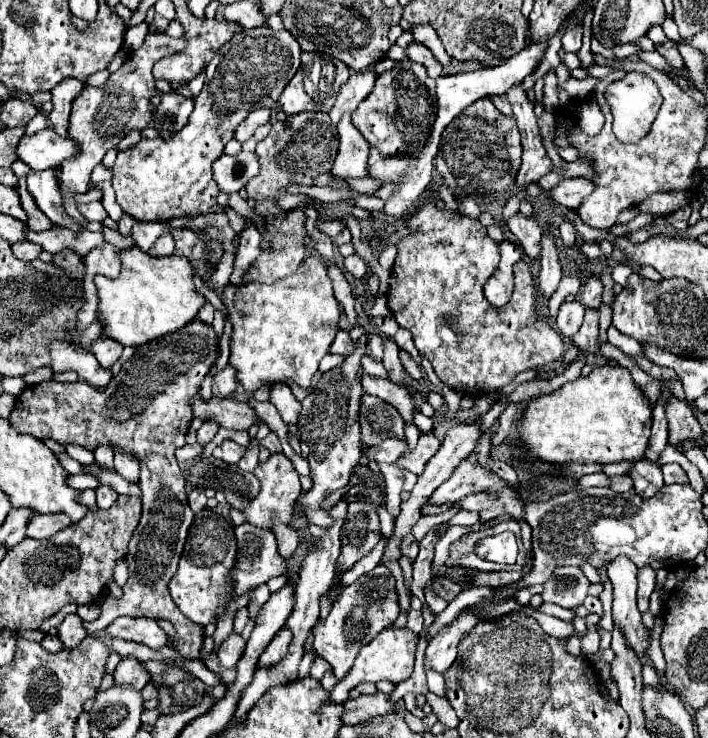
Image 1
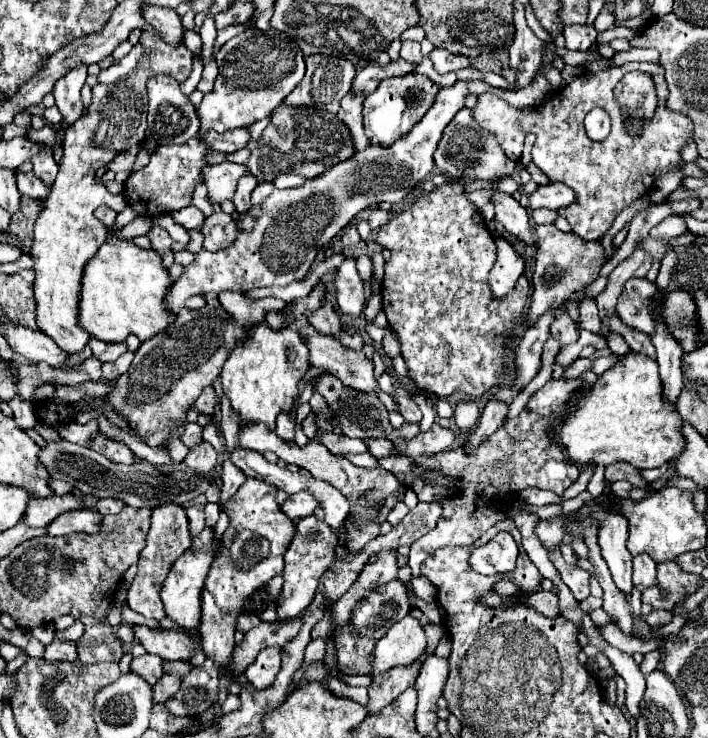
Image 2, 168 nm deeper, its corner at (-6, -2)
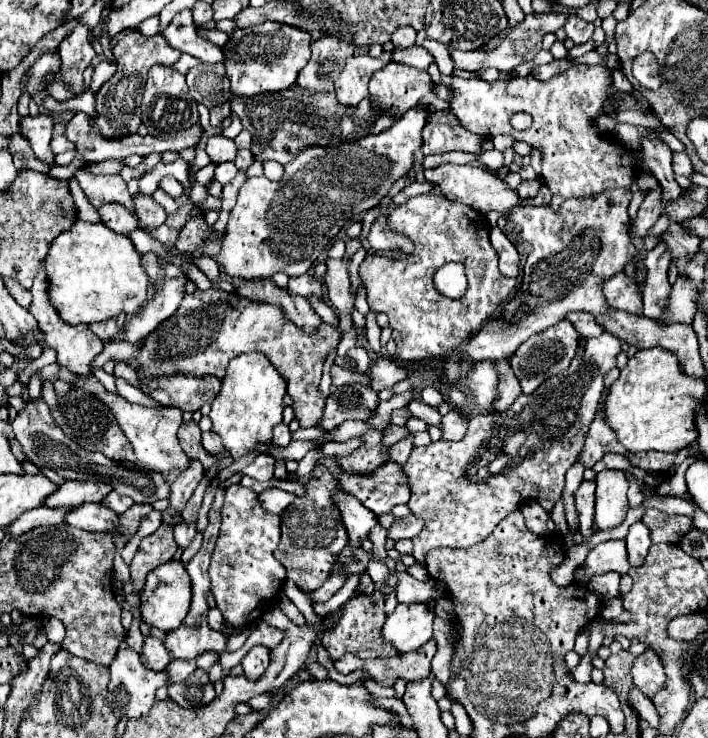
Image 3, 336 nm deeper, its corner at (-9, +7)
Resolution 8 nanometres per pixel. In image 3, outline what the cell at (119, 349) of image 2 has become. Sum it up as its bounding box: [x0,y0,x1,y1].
[89,319,119,343]

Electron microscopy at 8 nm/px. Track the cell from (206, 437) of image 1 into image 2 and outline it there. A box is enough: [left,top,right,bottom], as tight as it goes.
[184,442,218,476]

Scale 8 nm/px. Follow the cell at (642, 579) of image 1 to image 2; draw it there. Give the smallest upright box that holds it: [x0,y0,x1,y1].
[632,554,656,590]

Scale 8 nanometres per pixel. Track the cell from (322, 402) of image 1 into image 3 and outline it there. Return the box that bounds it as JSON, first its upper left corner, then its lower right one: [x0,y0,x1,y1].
[259,489,295,515]

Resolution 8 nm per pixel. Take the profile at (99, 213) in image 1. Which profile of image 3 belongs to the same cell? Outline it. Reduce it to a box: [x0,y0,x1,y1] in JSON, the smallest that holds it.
[99,203,139,235]

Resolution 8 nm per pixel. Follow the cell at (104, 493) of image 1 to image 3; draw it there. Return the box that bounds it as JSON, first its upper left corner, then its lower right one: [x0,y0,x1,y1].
[103,491,133,515]

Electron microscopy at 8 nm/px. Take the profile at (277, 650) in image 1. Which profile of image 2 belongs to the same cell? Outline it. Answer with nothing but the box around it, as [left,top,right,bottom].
[244,648,282,690]

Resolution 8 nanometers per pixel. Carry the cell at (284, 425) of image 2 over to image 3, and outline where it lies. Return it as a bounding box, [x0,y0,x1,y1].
[273,423,291,447]

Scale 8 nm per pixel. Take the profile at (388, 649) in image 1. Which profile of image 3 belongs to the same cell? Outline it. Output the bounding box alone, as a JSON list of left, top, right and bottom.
[383,603,435,653]

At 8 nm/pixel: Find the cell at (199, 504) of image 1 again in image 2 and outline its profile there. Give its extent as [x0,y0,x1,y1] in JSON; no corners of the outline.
[186,504,204,538]

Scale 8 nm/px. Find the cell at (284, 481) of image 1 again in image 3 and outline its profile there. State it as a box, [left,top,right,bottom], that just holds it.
[209,485,285,627]

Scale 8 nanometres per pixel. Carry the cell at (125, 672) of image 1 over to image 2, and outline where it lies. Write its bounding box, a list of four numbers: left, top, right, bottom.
[130,654,162,686]

